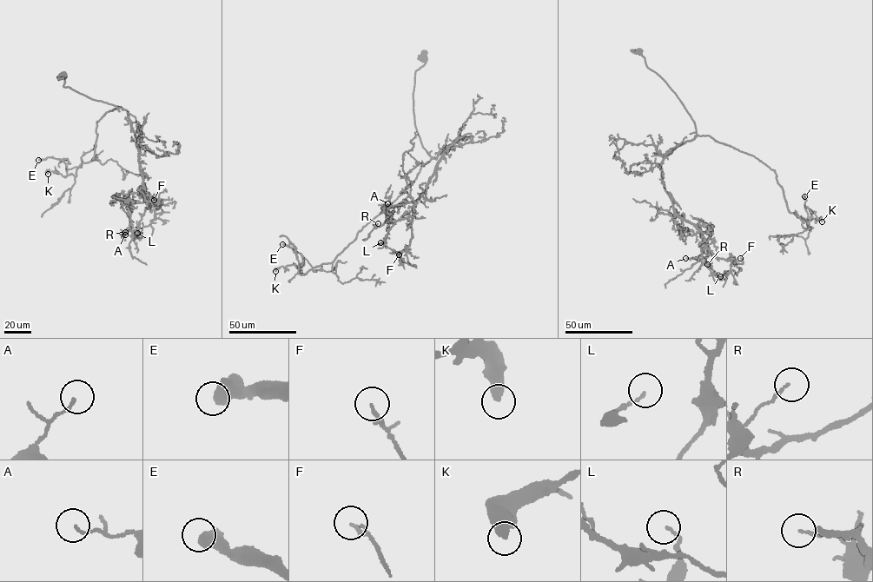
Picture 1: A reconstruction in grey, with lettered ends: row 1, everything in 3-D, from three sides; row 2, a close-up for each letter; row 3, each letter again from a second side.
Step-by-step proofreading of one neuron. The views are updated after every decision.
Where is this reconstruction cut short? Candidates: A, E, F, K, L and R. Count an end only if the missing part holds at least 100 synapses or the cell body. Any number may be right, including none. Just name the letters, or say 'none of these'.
none of these

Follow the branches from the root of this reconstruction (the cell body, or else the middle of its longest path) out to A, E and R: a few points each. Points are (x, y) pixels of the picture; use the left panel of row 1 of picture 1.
A: (62, 74), (66, 76), (63, 87), (127, 111), (145, 188), (126, 195), (131, 221), (125, 234)
E: (62, 74), (63, 87), (122, 109), (97, 122), (94, 158), (75, 176), (62, 161), (38, 160)
R: (62, 74), (66, 76), (63, 87), (127, 111), (145, 188), (123, 197), (122, 210), (129, 221), (125, 232)

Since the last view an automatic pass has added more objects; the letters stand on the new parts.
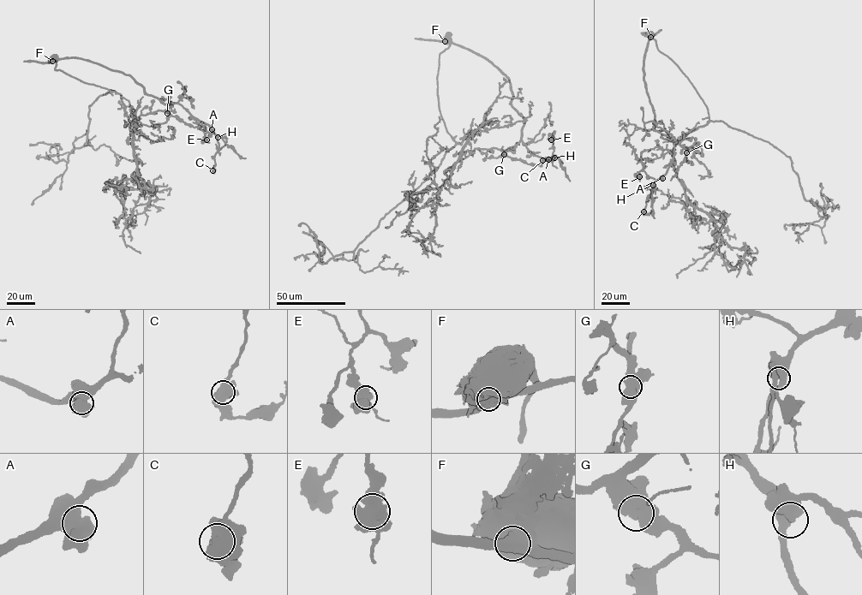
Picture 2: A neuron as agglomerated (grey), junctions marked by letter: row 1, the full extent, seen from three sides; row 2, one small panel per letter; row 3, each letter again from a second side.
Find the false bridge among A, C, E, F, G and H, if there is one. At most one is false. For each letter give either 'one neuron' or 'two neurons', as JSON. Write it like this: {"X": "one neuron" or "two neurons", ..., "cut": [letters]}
{"A": "one neuron", "C": "one neuron", "E": "one neuron", "F": "two neurons", "G": "one neuron", "H": "one neuron", "cut": ["F"]}

